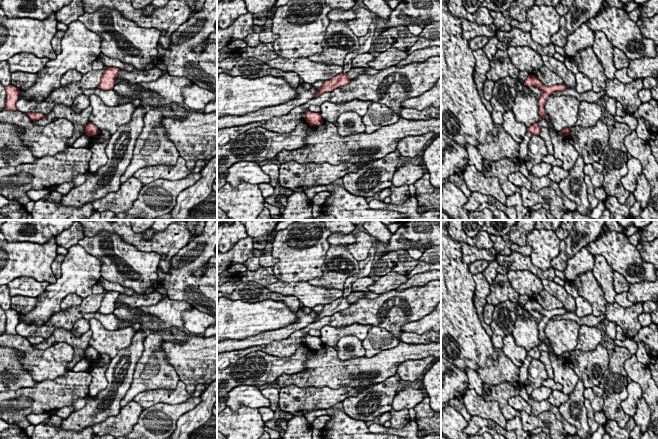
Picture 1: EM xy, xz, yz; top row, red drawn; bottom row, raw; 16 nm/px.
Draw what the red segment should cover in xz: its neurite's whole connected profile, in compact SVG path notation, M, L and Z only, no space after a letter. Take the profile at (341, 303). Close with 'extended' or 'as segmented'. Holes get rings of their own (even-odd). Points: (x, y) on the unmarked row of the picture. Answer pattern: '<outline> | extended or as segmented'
M374 246L371 247L367 258L365 260L358 262L360 272L346 279L343 289L343 295L340 298L332 301L330 304L324 305L322 311L315 318L315 322L317 322L319 319L327 315L333 315L338 311L350 307L351 304L348 302L347 297L352 293L353 283L359 278L369 276L369 274L372 272L372 264L374 263L377 255L378 255L378 248Z | extended

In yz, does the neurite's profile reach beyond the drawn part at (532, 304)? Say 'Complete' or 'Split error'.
Complete

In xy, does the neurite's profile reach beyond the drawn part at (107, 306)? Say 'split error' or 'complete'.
complete

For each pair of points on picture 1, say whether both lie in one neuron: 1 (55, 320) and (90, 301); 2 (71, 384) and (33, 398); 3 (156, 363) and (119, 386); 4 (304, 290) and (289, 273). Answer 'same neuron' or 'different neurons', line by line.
1: same neuron
2: same neuron
3: different neurons
4: different neurons

